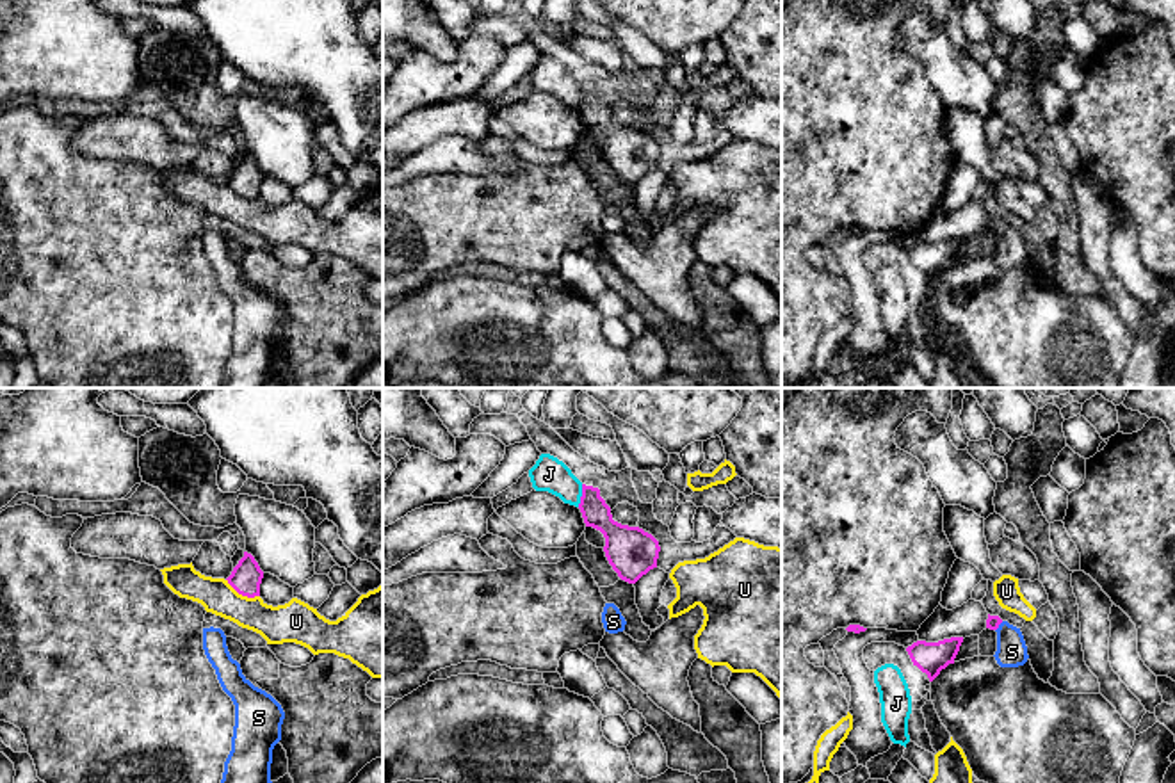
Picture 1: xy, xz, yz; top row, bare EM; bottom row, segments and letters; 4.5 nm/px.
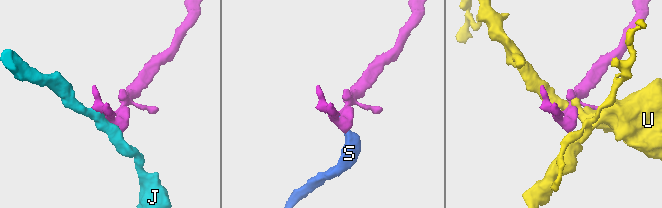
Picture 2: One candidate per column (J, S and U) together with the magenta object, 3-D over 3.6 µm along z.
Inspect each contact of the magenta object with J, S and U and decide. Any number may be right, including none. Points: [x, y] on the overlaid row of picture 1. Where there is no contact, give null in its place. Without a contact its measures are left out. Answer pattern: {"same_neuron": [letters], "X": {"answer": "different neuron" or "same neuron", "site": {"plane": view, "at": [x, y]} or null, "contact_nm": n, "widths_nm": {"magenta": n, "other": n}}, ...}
{"same_neuron": ["S"], "J": {"answer": "different neuron", "site": {"plane": "xz", "at": [583, 495]}, "contact_nm": 110, "widths_nm": {"magenta": 130, "other": 160}}, "S": {"answer": "same neuron", "site": {"plane": "yz", "at": [997, 627]}, "contact_nm": 60, "widths_nm": {"magenta": 60, "other": 140}}, "U": {"answer": "different neuron", "site": {"plane": "xy", "at": [243, 595]}, "contact_nm": 170, "widths_nm": {"magenta": 140, "other": 180}}}

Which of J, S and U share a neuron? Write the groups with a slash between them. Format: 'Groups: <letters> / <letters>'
Groups: J / S / U

